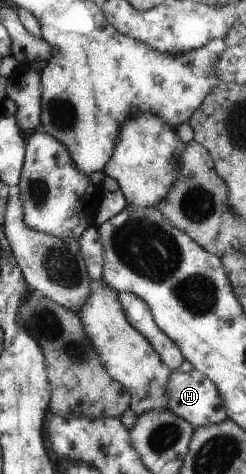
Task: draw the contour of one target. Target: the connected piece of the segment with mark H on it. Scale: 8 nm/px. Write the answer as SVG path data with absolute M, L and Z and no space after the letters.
M195 368L189 372L173 371L164 390L168 394L168 410L196 427L217 424L228 417L215 383Z

